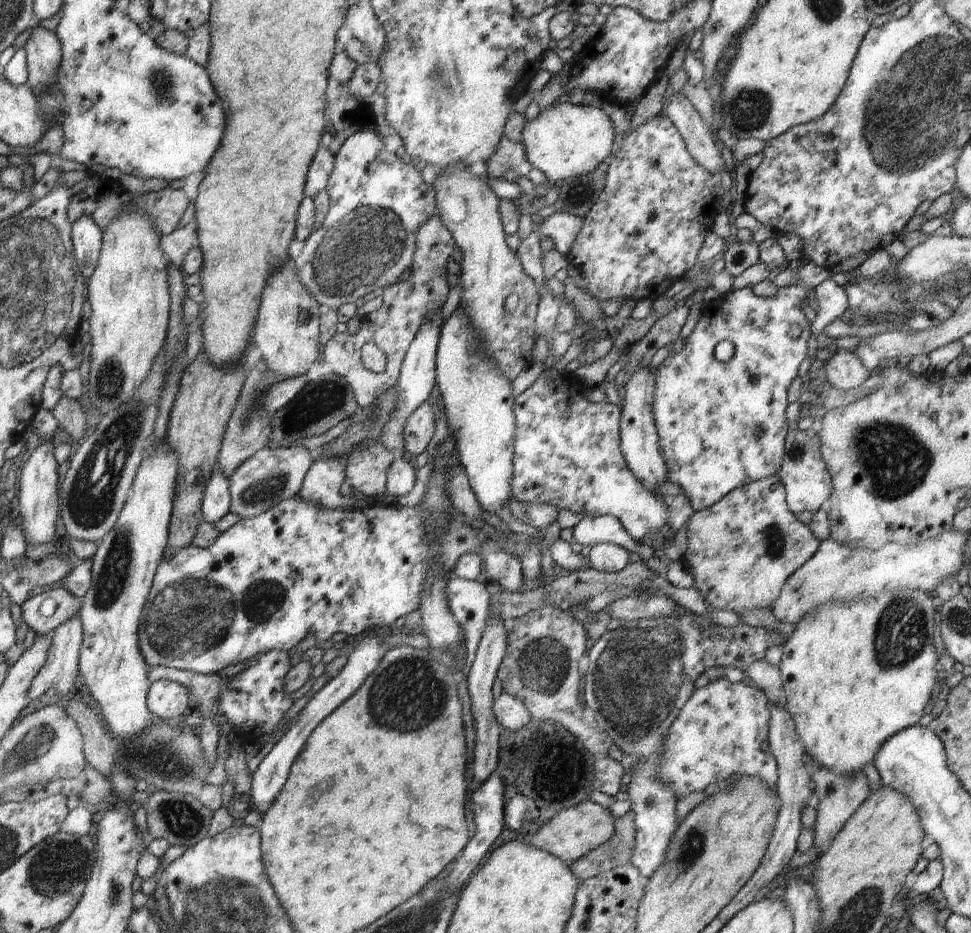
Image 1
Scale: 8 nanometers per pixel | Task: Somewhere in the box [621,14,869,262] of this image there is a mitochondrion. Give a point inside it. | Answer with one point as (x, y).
(749, 108)

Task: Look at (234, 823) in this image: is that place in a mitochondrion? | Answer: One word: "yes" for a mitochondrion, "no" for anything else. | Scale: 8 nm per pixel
no

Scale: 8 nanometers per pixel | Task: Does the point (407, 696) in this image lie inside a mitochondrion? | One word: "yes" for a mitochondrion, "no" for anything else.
yes

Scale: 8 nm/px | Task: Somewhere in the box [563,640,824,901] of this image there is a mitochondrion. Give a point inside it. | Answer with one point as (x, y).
(693, 846)

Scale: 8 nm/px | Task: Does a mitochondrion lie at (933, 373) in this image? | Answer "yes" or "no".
no

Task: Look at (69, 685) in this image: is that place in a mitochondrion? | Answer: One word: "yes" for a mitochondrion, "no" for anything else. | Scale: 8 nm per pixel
no

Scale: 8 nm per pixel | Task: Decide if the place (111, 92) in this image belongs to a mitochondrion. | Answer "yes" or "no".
no

